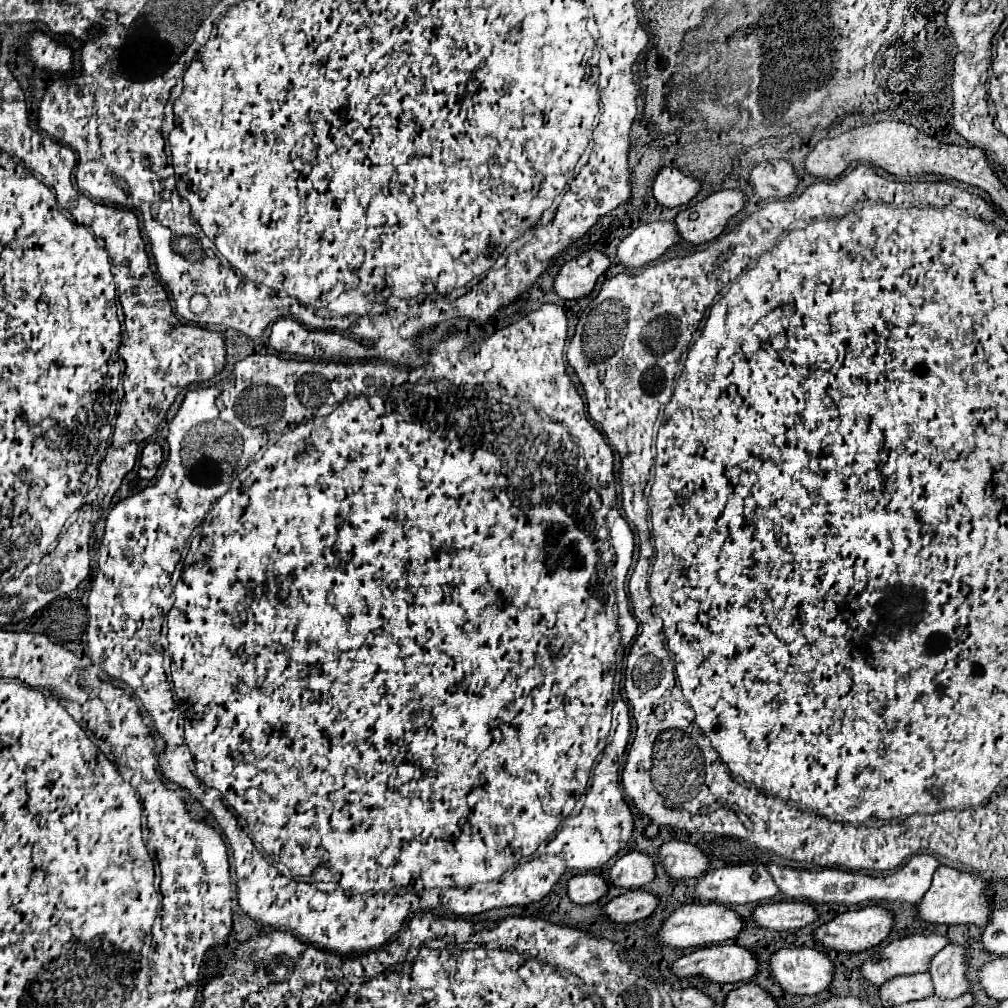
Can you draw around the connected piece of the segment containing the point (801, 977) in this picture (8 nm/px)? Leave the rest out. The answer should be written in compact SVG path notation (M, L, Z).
M809 947L779 949L769 957L769 975L791 995L815 995L829 989L833 971L827 953Z

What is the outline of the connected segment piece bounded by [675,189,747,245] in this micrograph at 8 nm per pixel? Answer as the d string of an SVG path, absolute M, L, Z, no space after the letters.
M735 189L713 193L691 209L677 213L675 227L685 241L691 241L695 245L707 243L723 231L729 217L743 209L745 199L747 197Z

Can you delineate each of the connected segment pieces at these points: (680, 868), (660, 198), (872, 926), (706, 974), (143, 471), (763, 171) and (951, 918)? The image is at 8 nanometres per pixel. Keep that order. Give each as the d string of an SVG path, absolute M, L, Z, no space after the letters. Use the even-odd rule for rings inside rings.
M665 841L659 847L659 859L671 877L701 877L709 863L695 845L683 841Z
M663 167L653 179L653 197L663 207L685 205L699 191L699 181L683 175L679 169Z
M865 907L835 915L813 931L813 939L829 951L865 951L881 943L891 931L891 913L881 907Z
M739 945L701 947L689 955L681 955L671 963L671 971L679 979L701 977L713 983L735 983L749 979L757 971L753 953Z
M149 443L145 445L143 453L141 453L141 465L139 465L139 475L143 479L153 479L159 471L159 465L163 461L163 453L161 453L161 445L157 443Z
M775 159L755 165L749 173L749 181L757 197L783 199L795 191L799 179L787 161Z
M939 865L933 875L933 883L931 883L929 891L915 905L917 919L921 919L925 923L935 923L935 925L939 925L939 923L943 923L943 925L973 923L977 927L983 927L987 923L987 917L991 915L991 909L989 909L991 903L989 903L987 895L983 893L985 887L987 887L985 879L957 871L953 867Z

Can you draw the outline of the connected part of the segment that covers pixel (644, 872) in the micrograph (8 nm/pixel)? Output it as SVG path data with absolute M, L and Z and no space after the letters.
M631 851L615 861L609 869L609 879L613 885L623 889L639 889L655 877L655 863L651 857Z

